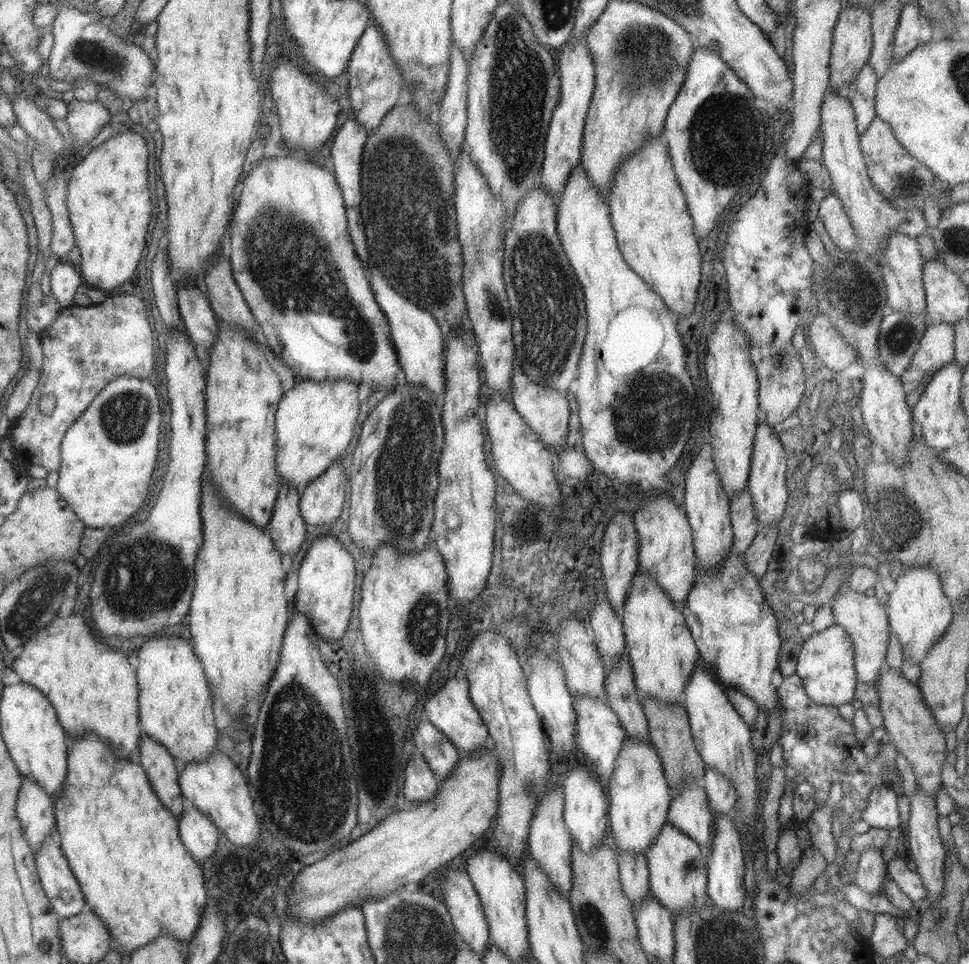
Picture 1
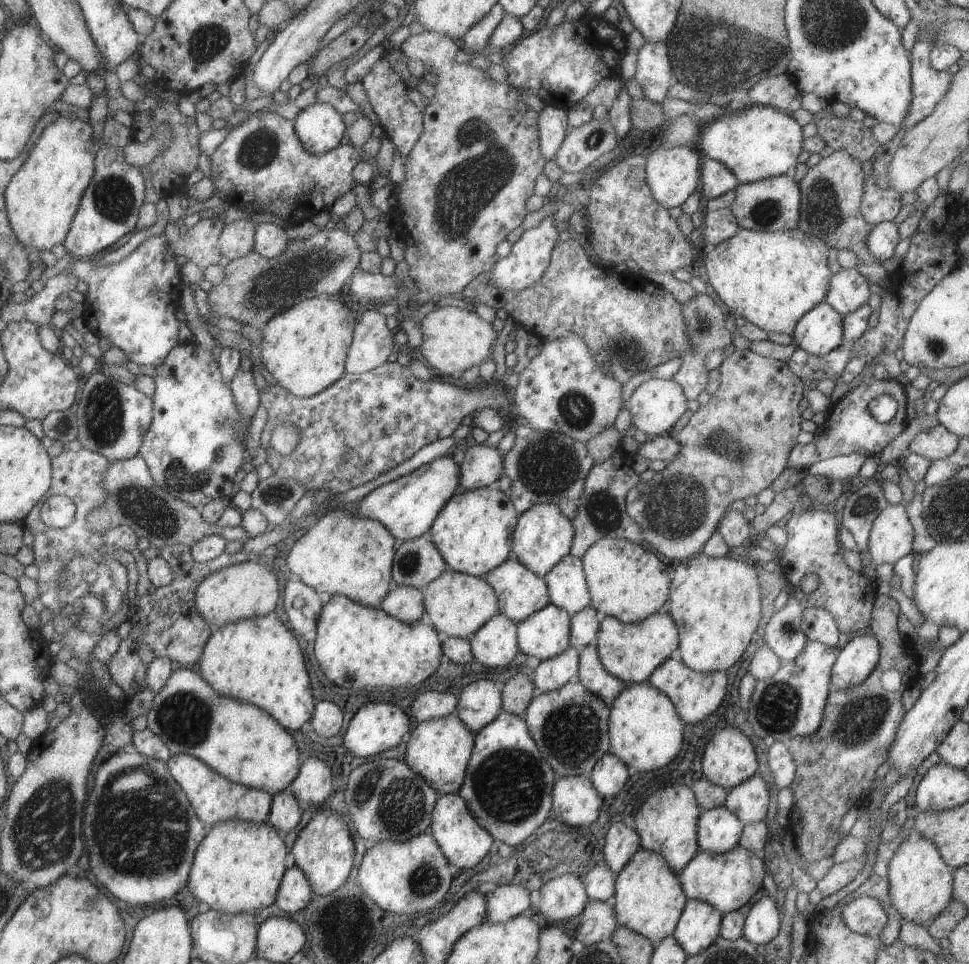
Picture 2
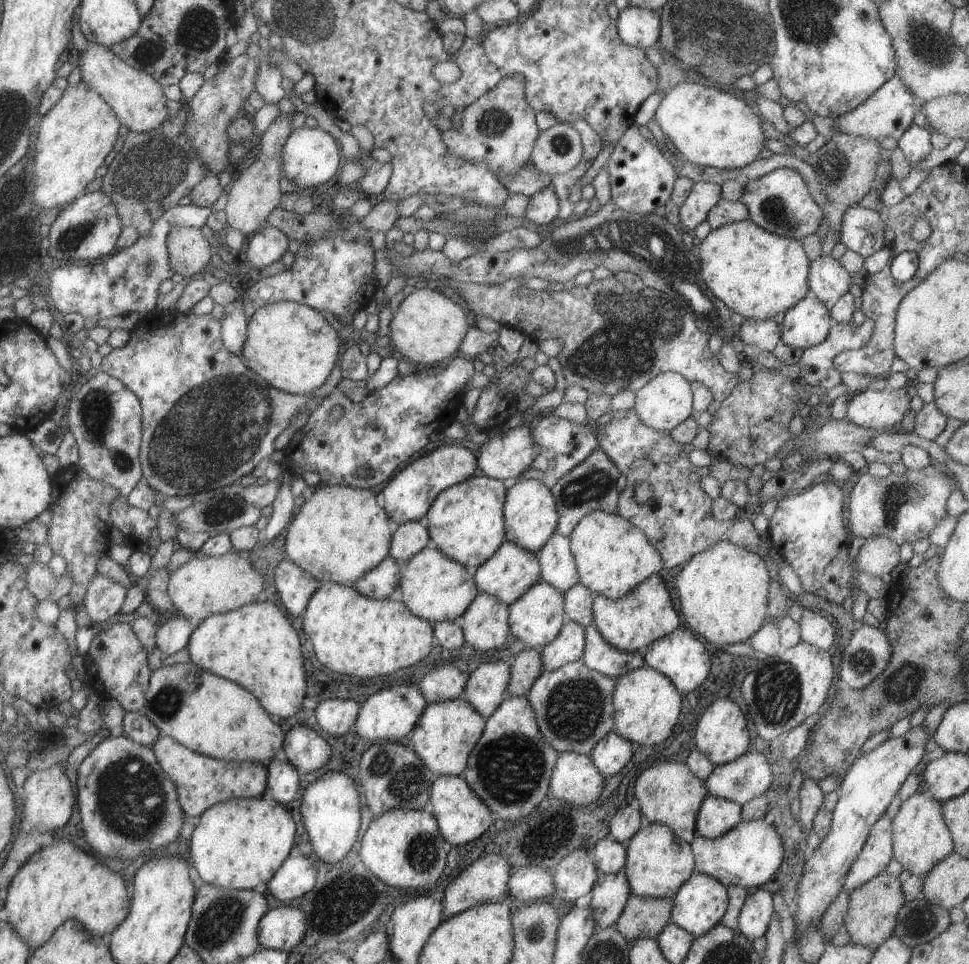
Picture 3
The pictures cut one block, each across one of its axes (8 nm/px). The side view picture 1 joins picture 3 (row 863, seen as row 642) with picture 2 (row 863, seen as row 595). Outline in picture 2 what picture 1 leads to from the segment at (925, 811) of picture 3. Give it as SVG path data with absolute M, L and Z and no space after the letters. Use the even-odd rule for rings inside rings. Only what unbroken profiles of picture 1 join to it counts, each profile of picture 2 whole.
M914 827L910 829L908 837L897 846L893 855L888 855L886 859L889 898L895 912L903 920L926 926L952 899L952 870L943 862L935 844L923 838Z

